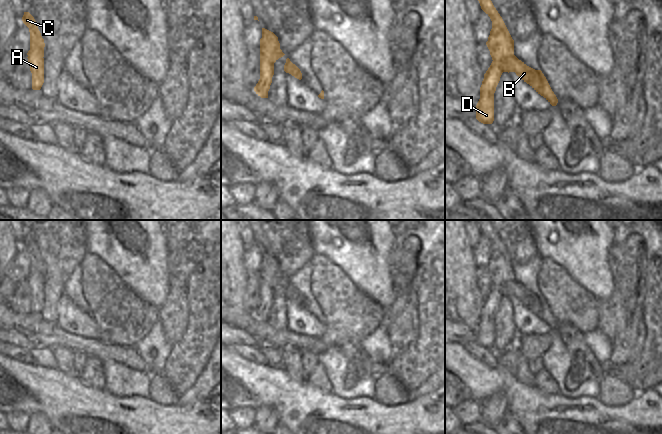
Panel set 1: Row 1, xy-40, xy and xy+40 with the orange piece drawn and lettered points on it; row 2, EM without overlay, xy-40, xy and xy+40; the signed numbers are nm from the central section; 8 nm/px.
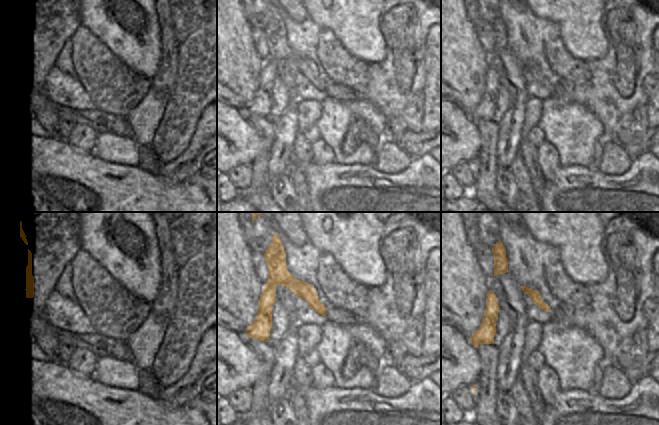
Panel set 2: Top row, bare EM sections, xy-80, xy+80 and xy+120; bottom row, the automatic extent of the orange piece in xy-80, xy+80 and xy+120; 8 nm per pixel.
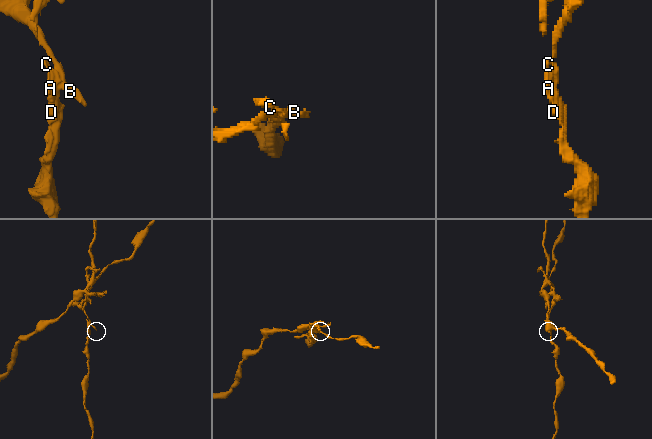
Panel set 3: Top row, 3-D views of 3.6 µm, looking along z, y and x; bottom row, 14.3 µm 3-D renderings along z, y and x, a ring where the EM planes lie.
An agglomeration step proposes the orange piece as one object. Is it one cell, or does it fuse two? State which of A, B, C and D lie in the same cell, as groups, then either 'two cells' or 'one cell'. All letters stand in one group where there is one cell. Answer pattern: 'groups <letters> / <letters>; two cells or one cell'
groups A C D / B; two cells

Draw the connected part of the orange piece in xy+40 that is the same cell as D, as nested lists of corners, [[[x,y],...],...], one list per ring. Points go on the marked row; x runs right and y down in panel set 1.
[[[492,61],[484,74],[480,87],[480,99],[476,105],[476,119],[483,124],[492,124],[494,121],[494,93],[504,71]]]

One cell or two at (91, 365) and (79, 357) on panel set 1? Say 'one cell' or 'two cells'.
two cells

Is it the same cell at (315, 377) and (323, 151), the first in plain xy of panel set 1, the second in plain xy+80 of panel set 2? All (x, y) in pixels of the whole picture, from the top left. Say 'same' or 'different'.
same

